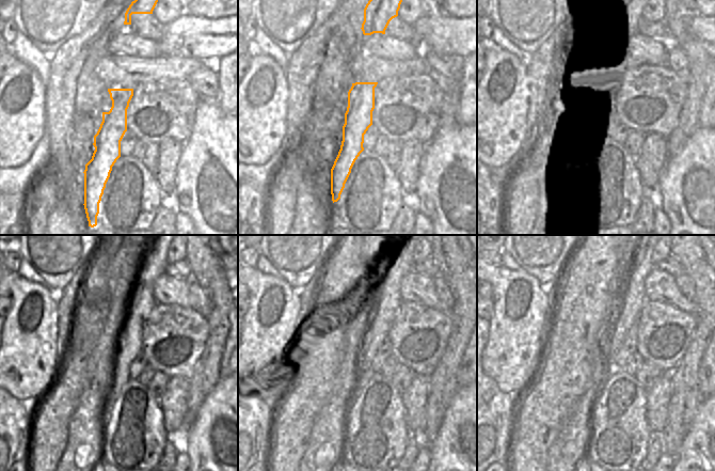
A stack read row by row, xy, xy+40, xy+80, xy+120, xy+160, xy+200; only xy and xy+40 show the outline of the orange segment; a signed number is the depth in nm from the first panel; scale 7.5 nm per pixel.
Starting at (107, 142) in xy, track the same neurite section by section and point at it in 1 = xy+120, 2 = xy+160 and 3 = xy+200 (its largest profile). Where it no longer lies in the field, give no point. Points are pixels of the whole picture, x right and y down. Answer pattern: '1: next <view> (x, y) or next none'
1: next xy+120 (154, 265)
2: next xy+160 (399, 265)
3: next xy+200 (633, 299)

